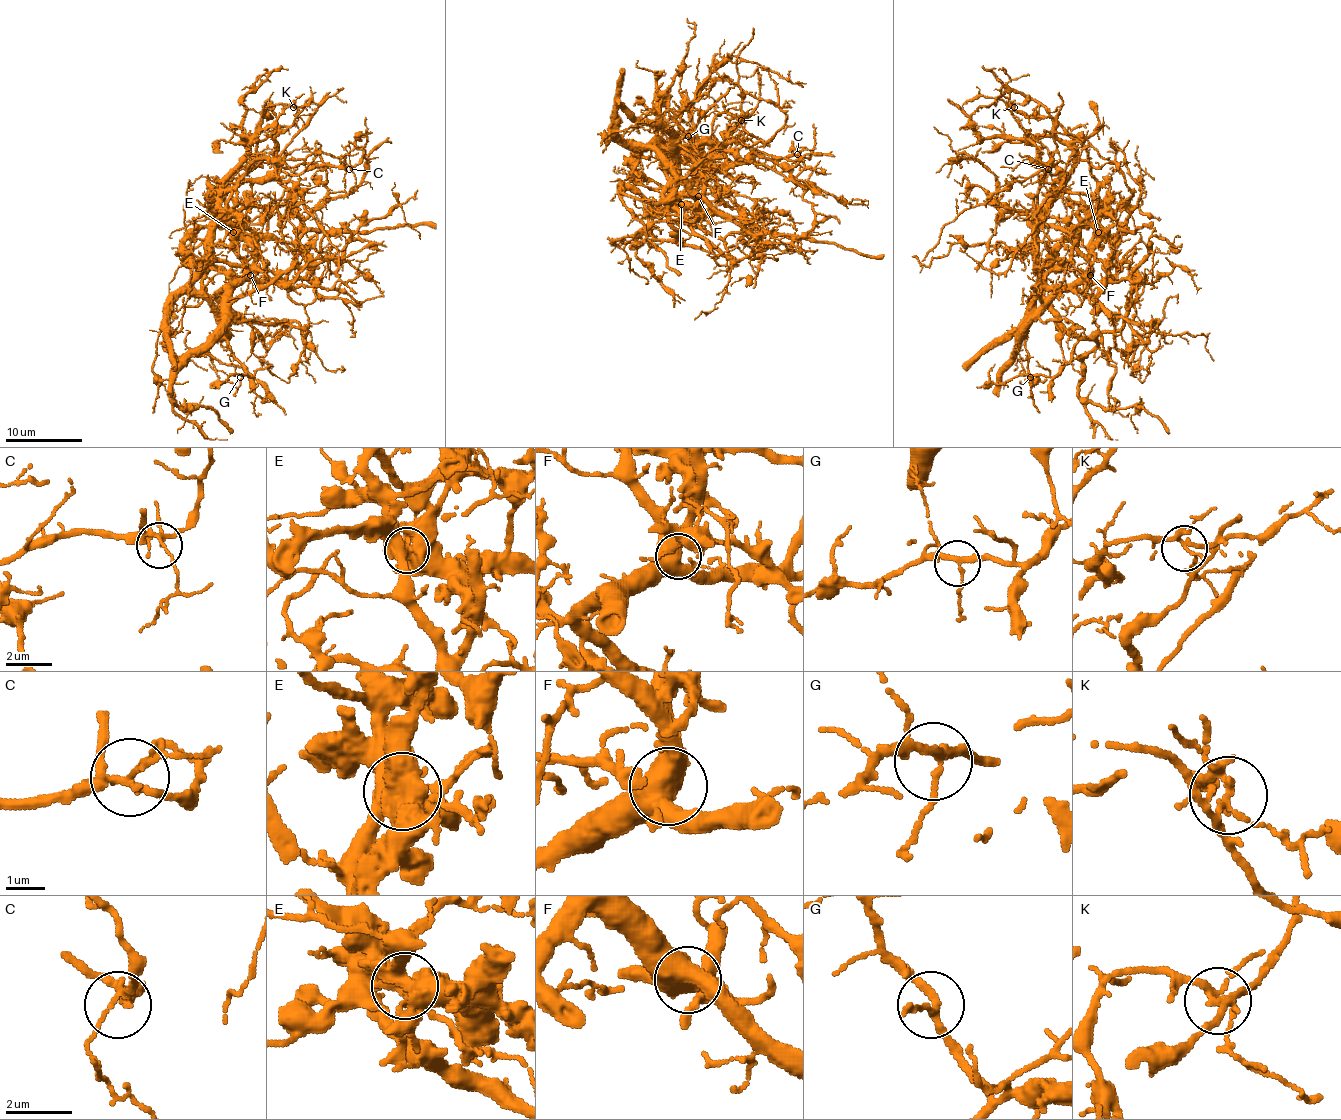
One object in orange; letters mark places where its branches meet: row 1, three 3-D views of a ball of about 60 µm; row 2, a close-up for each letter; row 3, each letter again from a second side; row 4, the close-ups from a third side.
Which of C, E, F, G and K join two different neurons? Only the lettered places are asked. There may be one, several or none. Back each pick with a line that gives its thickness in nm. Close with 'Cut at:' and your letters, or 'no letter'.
E: 550 nm thick
K: 160 nm thick
Cut at: E, K

